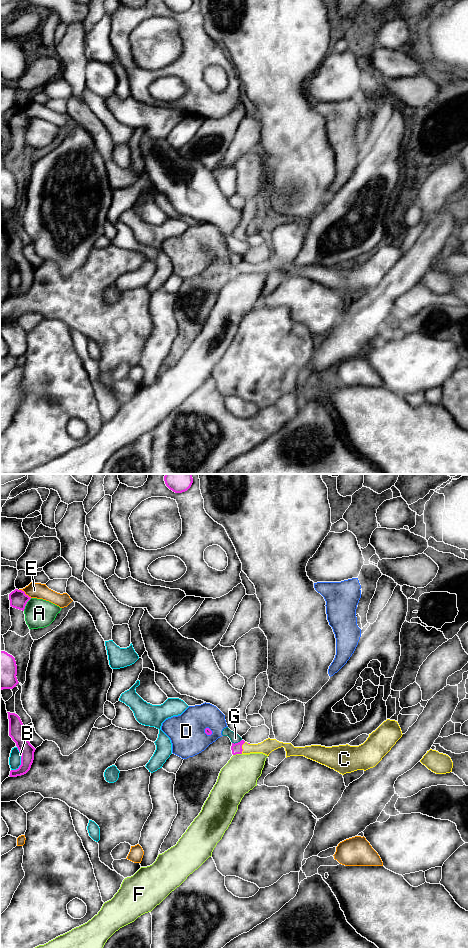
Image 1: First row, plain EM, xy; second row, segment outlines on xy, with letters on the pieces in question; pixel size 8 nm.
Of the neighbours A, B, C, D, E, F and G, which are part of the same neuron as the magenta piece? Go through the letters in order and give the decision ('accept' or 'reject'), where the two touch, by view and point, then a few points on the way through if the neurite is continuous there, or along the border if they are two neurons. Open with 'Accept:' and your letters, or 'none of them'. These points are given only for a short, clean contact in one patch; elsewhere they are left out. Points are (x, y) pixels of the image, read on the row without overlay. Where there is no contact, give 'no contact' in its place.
Accept: C
A: reject | xy (26, 123)
B: reject | xy (21, 281)
C: accept | xy (241, 268) | across xy (236, 268), (241, 268), (261, 268), (267, 266)
D: reject | xy (211, 251)
E: reject | xy (24, 113)
F: reject | xy (237, 273)
G: reject | xy (236, 263)

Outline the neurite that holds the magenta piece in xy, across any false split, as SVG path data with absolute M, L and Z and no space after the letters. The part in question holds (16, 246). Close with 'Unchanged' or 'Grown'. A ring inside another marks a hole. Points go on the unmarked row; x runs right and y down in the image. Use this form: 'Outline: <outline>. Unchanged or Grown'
Outline: M8 233L9 239L9 256L16 263L21 274L21 285L16 290L10 291L10 297L17 297L26 294L33 283L35 268L25 258L23 254L24 245L20 237L15 233Z. Unchanged

